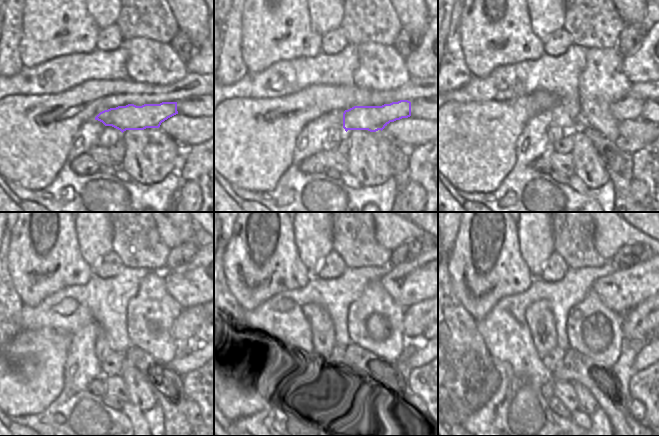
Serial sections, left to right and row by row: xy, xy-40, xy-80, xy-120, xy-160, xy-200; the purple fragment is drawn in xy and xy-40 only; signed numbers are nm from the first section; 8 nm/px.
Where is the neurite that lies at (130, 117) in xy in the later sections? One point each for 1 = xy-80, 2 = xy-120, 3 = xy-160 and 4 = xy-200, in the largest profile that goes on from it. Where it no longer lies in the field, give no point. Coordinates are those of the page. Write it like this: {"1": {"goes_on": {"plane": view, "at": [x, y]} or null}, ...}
{"1": {"goes_on": {"plane": "xy-80", "at": [629, 108]}}, "2": {"goes_on": {"plane": "xy-120", "at": [184, 328]}}, "3": {"goes_on": {"plane": "xy-160", "at": [417, 318]}}, "4": {"goes_on": {"plane": "xy-200", "at": [641, 321]}}}

